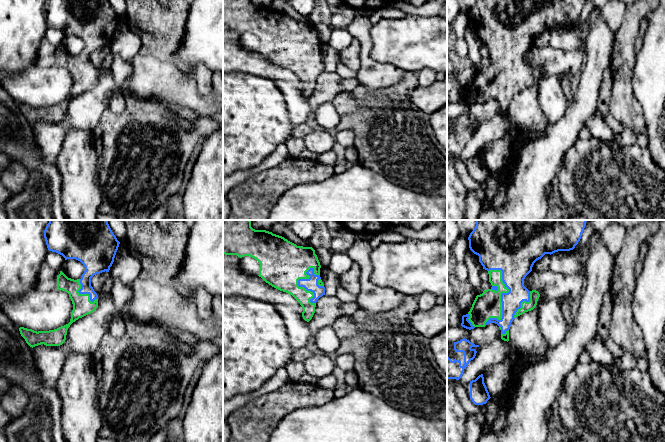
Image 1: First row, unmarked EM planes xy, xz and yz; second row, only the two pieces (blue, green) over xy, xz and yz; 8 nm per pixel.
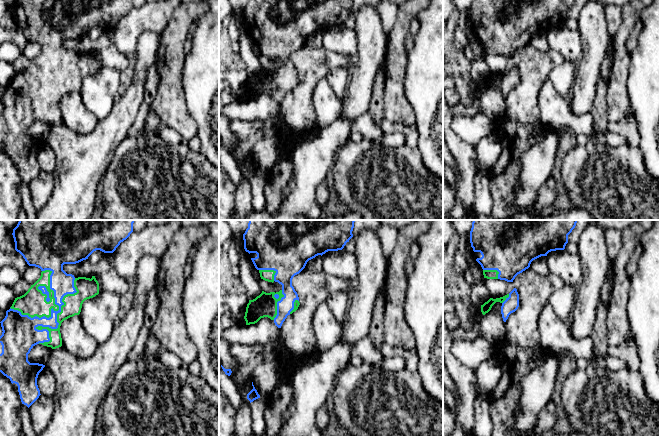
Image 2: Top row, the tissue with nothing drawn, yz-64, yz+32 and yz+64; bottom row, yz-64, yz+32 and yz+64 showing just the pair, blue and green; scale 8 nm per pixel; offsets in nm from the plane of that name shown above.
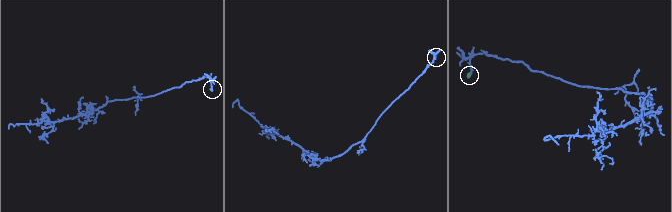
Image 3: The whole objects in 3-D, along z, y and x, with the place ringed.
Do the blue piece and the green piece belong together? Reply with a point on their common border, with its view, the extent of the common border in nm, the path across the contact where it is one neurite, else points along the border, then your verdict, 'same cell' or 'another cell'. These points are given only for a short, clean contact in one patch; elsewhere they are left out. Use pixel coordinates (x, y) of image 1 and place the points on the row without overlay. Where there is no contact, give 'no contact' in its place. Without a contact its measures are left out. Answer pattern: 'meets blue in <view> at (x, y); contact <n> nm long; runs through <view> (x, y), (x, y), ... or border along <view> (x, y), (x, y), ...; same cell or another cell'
meets blue in yz at (501, 76); contact 480 nm long; same cell

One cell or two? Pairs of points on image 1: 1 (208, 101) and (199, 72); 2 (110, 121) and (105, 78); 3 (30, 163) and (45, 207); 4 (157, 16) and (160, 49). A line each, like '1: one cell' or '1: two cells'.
1: two cells
2: two cells
3: one cell
4: one cell

